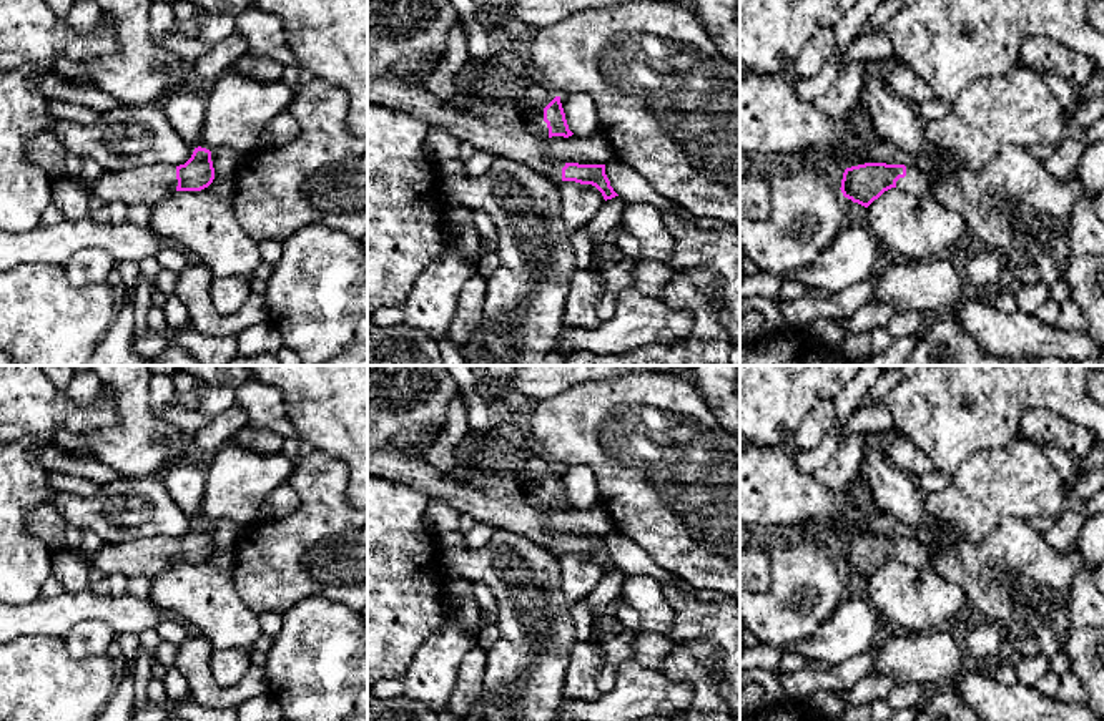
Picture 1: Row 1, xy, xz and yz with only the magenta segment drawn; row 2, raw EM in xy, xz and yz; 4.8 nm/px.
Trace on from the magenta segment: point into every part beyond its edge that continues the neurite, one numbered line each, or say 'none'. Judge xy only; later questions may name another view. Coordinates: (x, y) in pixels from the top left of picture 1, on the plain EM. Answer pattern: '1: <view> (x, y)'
1: xy (145, 557)

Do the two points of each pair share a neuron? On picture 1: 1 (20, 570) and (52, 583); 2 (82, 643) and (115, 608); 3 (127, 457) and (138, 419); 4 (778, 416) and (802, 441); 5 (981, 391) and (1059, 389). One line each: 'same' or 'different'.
1: different
2: different
3: same
4: different
5: same

